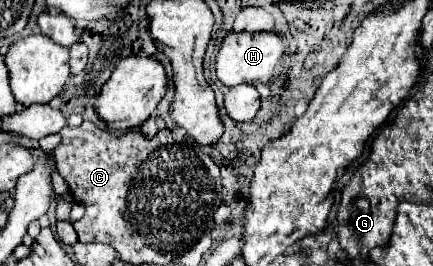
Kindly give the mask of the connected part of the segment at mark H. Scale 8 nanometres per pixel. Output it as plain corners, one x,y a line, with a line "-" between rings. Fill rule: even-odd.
228,32
216,54
216,76
224,86
236,86
242,82
266,84
276,70
284,54
284,44
274,32

